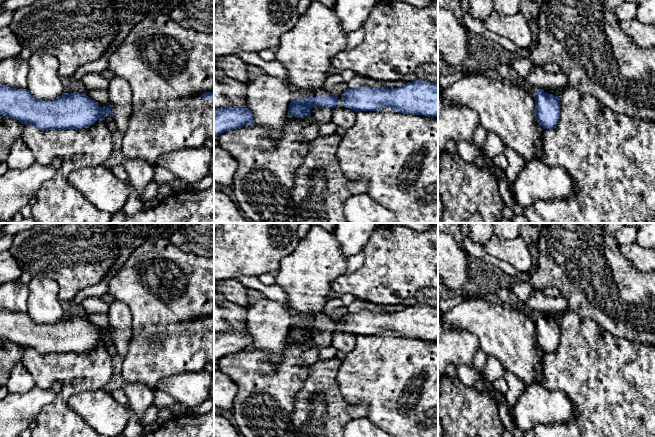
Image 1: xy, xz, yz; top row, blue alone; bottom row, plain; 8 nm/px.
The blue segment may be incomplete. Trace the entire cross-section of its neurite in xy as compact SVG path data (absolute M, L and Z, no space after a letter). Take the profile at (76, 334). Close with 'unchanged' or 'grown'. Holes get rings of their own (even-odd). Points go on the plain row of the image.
M0 308L0 339L18 344L23 349L31 348L38 353L83 353L95 348L97 344L104 344L106 338L113 341L112 331L109 328L106 332L100 331L94 324L83 317L63 318L56 324L37 324L27 313L10 312Z | unchanged

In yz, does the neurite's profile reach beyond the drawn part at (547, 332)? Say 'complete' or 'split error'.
complete

